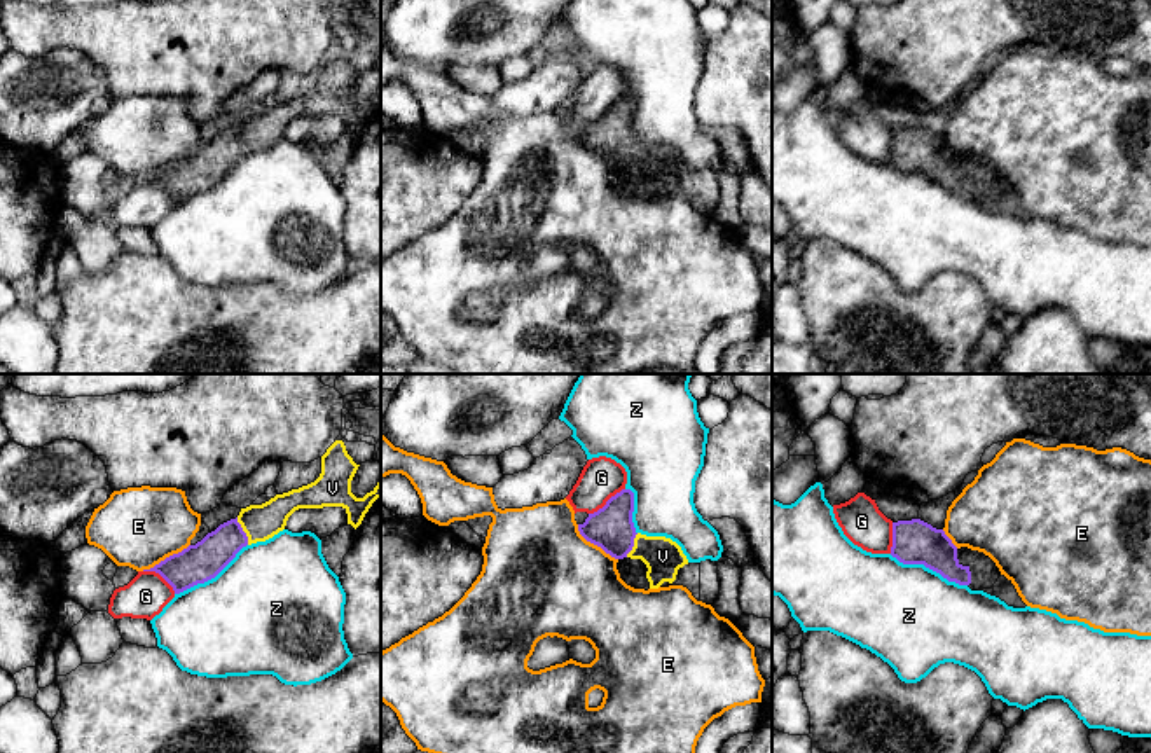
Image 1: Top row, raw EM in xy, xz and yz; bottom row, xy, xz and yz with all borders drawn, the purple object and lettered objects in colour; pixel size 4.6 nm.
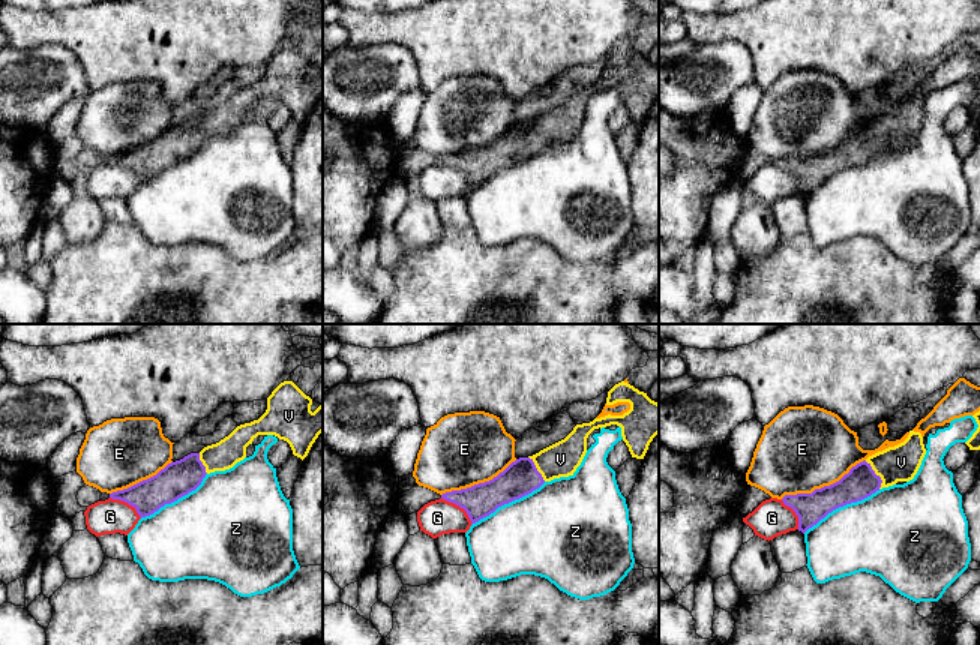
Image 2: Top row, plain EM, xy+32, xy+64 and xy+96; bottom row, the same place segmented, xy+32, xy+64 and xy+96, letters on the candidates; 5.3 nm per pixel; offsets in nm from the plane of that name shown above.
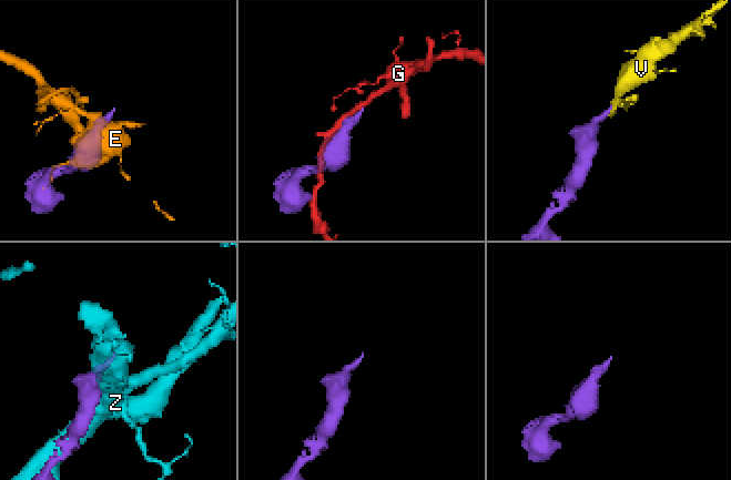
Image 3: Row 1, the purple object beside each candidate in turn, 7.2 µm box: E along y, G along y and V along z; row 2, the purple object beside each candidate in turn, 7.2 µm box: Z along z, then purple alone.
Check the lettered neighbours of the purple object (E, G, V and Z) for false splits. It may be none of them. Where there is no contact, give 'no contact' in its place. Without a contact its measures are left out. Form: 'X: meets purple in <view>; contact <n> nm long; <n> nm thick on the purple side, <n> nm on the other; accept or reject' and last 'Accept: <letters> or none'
E: meets purple in xy; contact 260 nm long; 180 nm thick on the purple side, 360 nm on the other; reject
G: meets purple in xz; contact 200 nm long; 200 nm thick on the purple side, 190 nm on the other; reject
V: meets purple in xy; contact 140 nm long; 180 nm thick on the purple side, 160 nm on the other; accept
Z: meets purple in yz; contact 380 nm long; 200 nm thick on the purple side, 480 nm on the other; reject
Accept: V

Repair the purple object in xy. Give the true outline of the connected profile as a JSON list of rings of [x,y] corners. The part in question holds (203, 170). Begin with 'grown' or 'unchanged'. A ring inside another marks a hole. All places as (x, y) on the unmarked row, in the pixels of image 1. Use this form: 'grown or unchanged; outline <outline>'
grown; outline [[[335,49],[321,65],[321,82],[314,91],[276,103],[262,114],[241,117],[236,128],[220,133],[196,154],[143,180],[159,182],[175,203],[180,203],[215,187],[243,155],[265,150],[283,140],[288,126],[299,117],[342,115],[348,133],[356,138],[372,112],[381,107],[381,87],[363,107],[351,101],[358,75],[344,51]]]

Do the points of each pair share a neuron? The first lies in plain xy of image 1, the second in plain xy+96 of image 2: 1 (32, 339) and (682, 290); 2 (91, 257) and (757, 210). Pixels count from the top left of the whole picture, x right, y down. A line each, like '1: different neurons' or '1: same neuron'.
1: same neuron
2: same neuron

